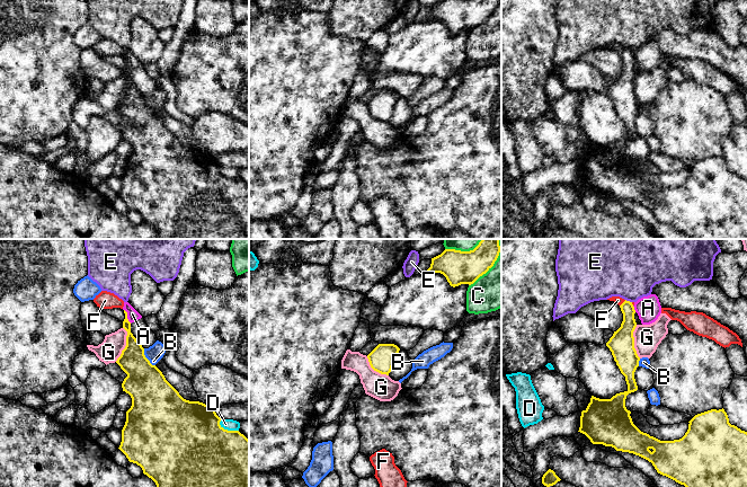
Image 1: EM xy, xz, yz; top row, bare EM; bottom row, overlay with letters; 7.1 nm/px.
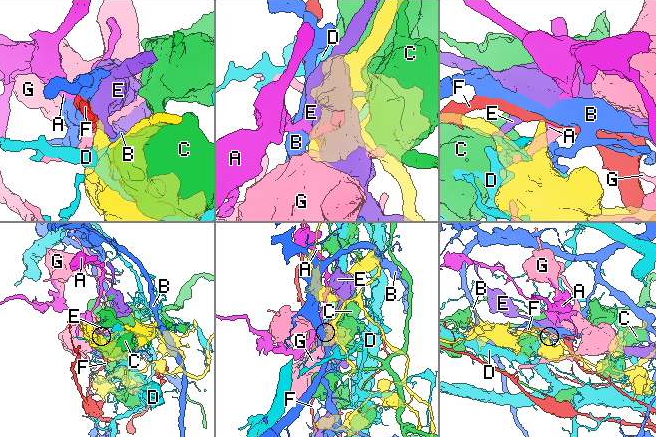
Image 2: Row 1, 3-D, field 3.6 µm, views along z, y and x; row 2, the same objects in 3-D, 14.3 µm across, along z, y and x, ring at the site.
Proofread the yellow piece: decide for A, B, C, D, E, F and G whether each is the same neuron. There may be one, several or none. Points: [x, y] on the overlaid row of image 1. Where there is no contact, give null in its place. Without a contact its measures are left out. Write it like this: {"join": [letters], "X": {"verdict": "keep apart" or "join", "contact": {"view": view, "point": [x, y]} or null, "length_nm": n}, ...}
{"join": [], "A": {"verdict": "keep apart", "contact": {"view": "xy", "point": [126, 316]}, "length_nm": 120}, "B": {"verdict": "keep apart", "contact": {"view": "xy", "point": [145, 357]}, "length_nm": 150}, "C": {"verdict": "keep apart", "contact": {"view": "xz", "point": [494, 263]}, "length_nm": 400}, "D": {"verdict": "keep apart", "contact": {"view": "xy", "point": [227, 430]}, "length_nm": 160}, "E": {"verdict": "keep apart", "contact": {"view": "yz", "point": [629, 301]}, "length_nm": 50}, "F": {"verdict": "keep apart", "contact": {"view": "yz", "point": [622, 303]}, "length_nm": 60}, "G": {"verdict": "keep apart", "contact": {"view": "xy", "point": [126, 344]}, "length_nm": 260}}

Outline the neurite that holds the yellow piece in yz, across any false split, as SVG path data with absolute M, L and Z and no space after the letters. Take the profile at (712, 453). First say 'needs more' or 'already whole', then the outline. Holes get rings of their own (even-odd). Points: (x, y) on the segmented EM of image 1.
already whole; M624 301L621 306L623 321L606 343L621 373L625 377L628 390L611 399L594 396L587 408L581 411L580 433L593 444L612 446L616 451L639 455L652 463L658 473L666 476L685 487L747 487L747 432L729 423L724 409L711 409L695 415L688 423L688 430L679 440L660 441L641 432L632 422L631 411L625 407L626 396L638 390L634 372L640 357L634 348L633 331L637 327L634 307Z

